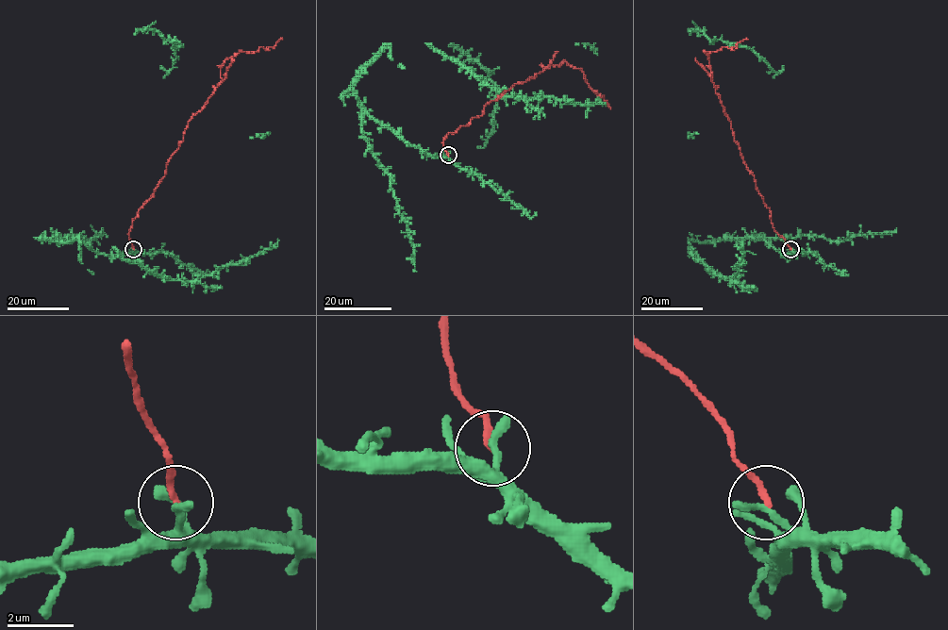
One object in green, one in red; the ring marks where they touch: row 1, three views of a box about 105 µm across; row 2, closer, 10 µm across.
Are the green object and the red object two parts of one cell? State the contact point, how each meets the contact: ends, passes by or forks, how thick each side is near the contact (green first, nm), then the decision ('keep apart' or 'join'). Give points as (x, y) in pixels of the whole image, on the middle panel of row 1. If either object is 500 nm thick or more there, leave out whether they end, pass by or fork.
place (448, 155); green ends; red ends; calibres 280 and 190 nm; keep apart

